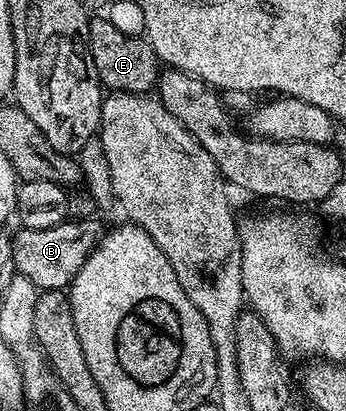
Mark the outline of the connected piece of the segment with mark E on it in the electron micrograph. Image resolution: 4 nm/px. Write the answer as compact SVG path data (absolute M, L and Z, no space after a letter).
M90 17L87 22L87 53L93 57L95 77L101 81L106 91L119 94L149 94L157 85L159 77L159 59L153 51L153 45L144 37L132 38L124 34L109 18Z

